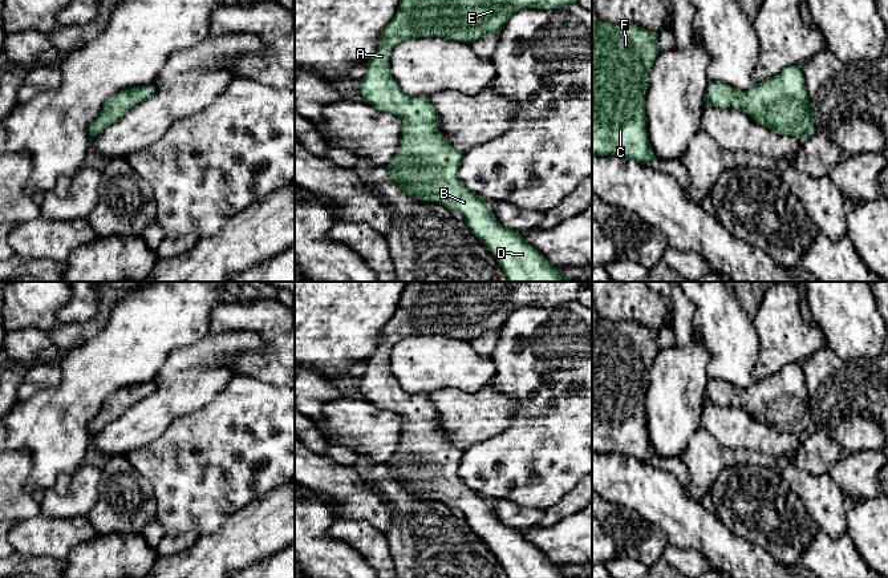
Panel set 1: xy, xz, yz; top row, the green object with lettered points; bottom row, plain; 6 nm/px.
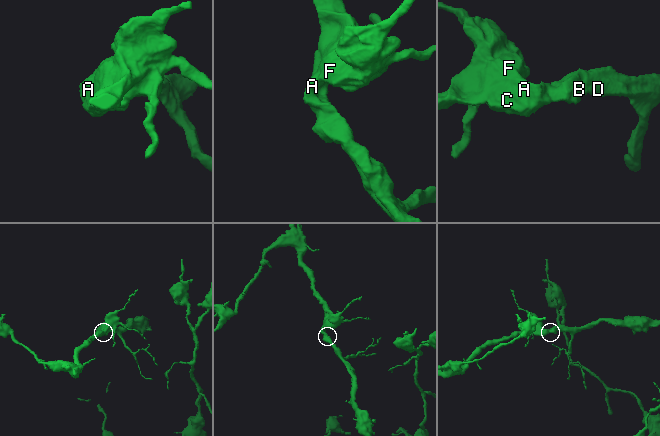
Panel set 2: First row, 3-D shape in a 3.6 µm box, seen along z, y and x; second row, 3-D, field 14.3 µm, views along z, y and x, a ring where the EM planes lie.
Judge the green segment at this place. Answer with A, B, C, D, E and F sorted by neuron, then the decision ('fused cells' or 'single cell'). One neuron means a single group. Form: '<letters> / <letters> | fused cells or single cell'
A B C D E F | single cell

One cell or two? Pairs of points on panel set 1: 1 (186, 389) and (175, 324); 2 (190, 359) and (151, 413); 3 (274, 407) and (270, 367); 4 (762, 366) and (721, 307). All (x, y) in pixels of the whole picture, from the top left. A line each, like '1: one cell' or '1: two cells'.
1: two cells
2: one cell
3: two cells
4: two cells

